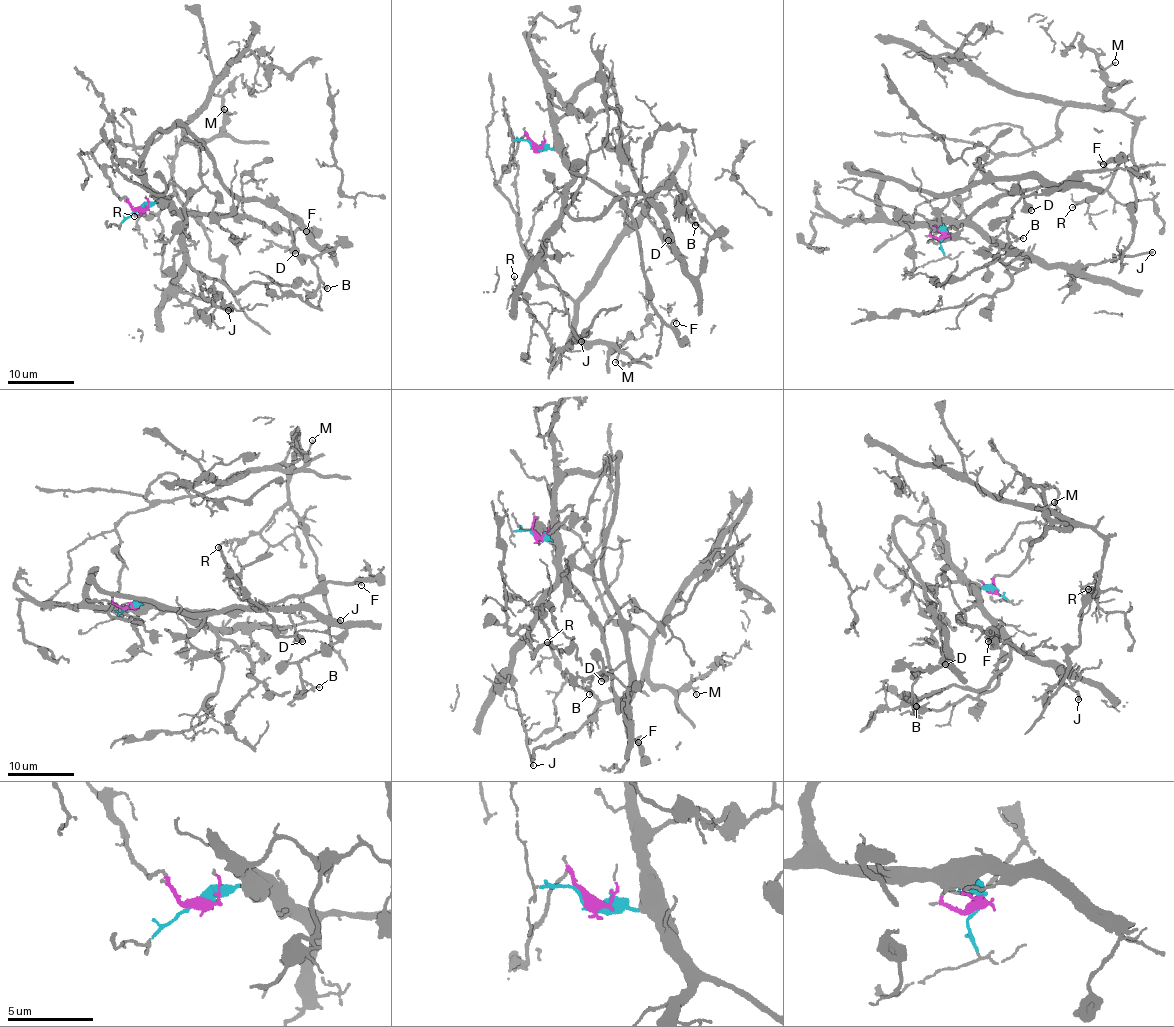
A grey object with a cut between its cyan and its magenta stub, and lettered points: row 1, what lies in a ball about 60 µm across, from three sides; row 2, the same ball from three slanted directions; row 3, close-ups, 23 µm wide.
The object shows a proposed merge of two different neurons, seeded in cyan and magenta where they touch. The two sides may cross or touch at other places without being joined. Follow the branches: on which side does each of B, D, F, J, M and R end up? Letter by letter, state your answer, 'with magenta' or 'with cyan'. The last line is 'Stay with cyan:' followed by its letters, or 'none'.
B: with cyan
D: with cyan
F: with cyan
J: with cyan
M: with magenta
R: with magenta
Stay with cyan: B, D, F, J

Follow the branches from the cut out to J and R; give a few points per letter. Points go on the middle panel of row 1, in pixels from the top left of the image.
J: (532, 146), (553, 149), (571, 173), (566, 210), (548, 238), (543, 268), (559, 286), (568, 325), (581, 341)
R: (533, 146), (525, 135), (495, 186), (537, 277), (575, 304), (573, 340), (556, 361), (514, 276)

